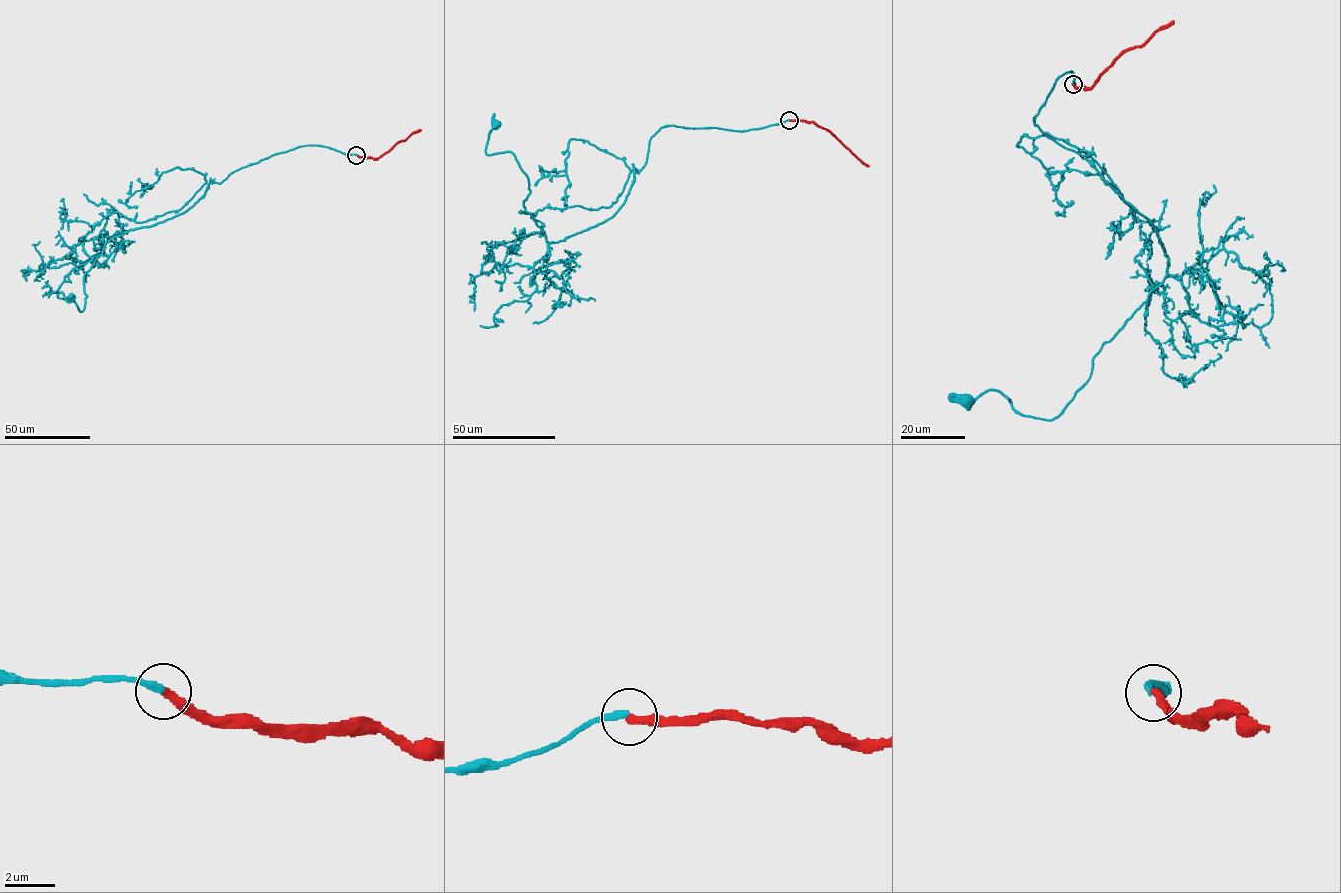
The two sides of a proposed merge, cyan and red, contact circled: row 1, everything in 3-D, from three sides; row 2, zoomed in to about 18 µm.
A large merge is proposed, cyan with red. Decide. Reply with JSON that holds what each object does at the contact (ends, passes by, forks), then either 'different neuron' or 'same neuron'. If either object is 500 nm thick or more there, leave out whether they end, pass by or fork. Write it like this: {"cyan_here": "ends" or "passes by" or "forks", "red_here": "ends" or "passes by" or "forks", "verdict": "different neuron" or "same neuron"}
{"cyan_here": "ends", "red_here": "ends", "verdict": "different neuron"}

